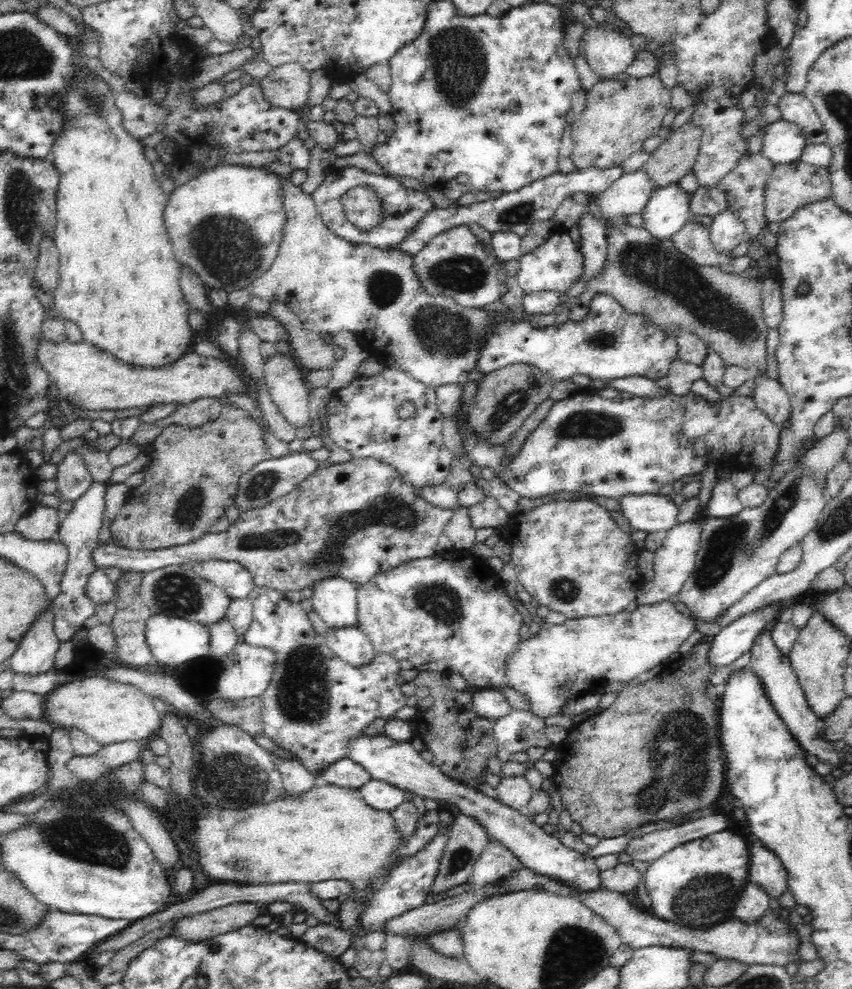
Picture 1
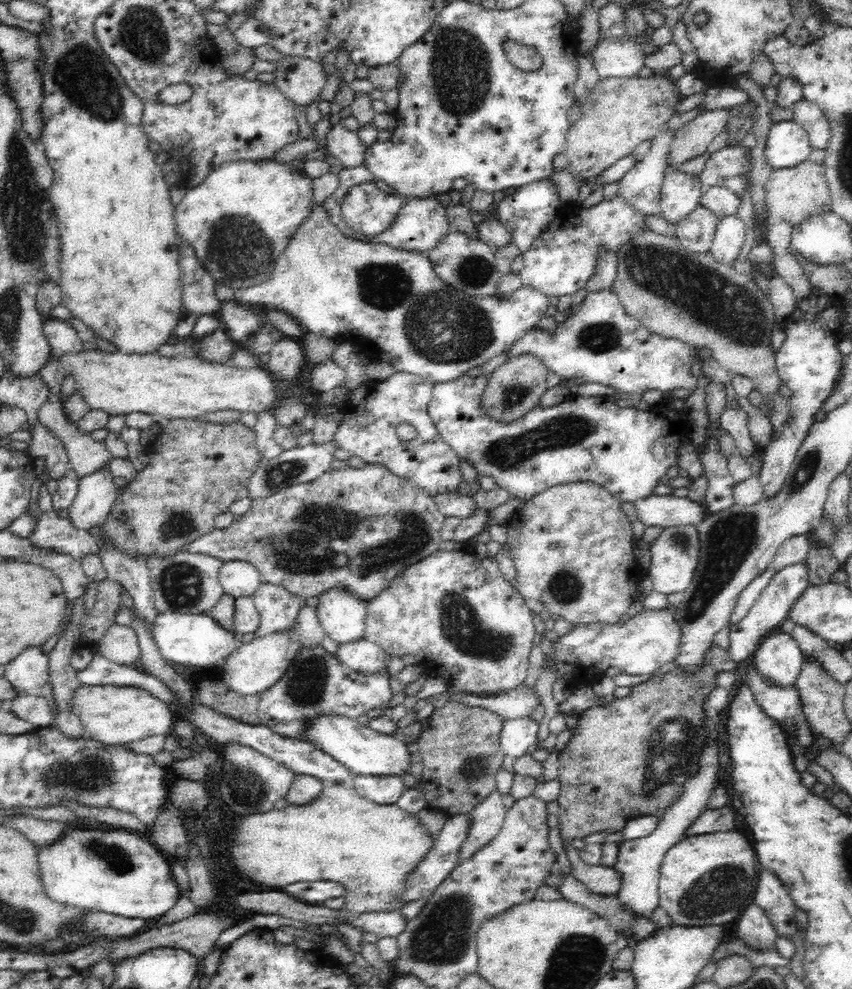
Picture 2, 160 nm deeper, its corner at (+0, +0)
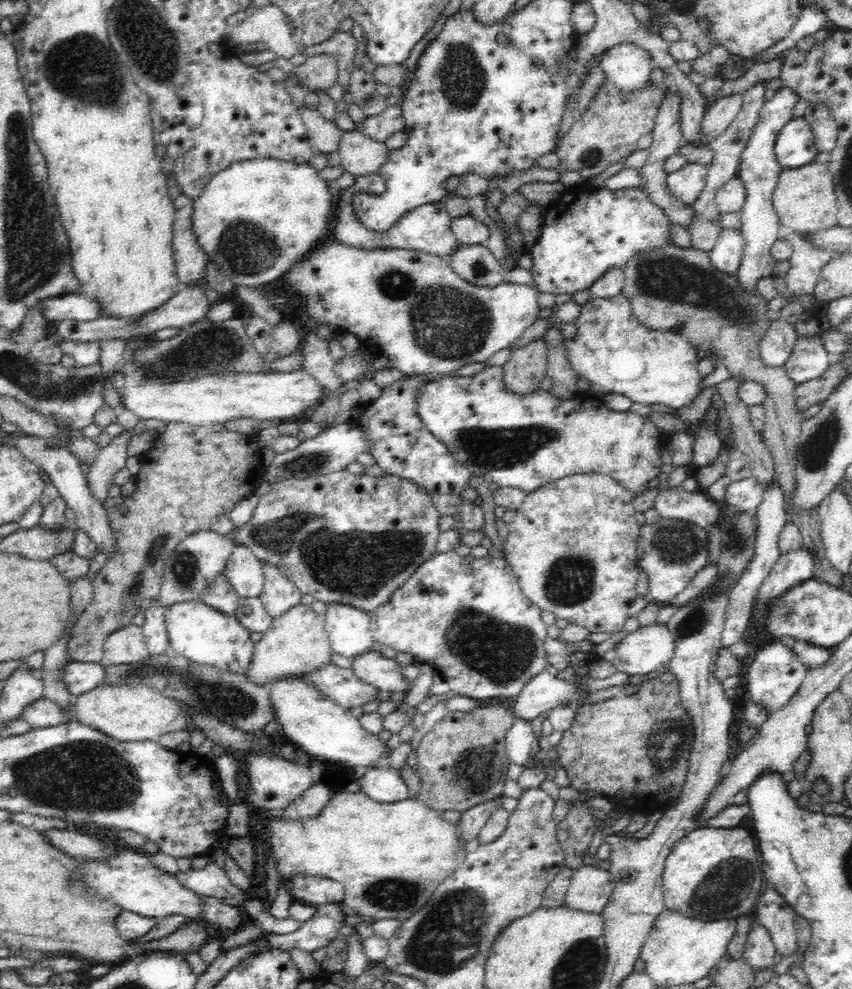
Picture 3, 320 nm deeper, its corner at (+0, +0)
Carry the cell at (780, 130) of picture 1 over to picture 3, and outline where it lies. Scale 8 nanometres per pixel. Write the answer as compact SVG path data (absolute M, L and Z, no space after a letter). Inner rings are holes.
M803 116L794 117L782 127L774 152L783 169L800 168L814 161L819 150L814 143L812 127Z

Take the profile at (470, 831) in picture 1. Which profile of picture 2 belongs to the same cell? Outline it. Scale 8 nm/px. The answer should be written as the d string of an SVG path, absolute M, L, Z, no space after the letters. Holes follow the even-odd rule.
M492 792L470 812L473 824L467 840L460 846L458 865L464 859L472 856L478 849L488 845L500 833L506 812L500 792Z

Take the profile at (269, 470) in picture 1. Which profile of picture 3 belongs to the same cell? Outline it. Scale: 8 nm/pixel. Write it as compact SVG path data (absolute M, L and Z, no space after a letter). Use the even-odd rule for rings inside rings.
M352 422L332 425L317 436L302 441L294 450L276 453L272 464L263 470L262 481L274 484L284 479L303 479L309 476L327 475L344 470L362 452L370 453L372 443L364 437L362 428Z

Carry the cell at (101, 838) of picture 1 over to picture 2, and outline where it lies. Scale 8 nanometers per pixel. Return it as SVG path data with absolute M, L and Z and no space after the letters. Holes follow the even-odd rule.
M74 825L58 842L40 850L42 886L56 902L84 910L155 920L182 895L171 870L172 861L143 833L105 826Z

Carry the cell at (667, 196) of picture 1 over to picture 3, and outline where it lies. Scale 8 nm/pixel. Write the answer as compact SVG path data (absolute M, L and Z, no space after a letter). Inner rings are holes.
M686 163L680 170L667 176L670 193L680 202L692 205L705 187L708 168L700 163Z

